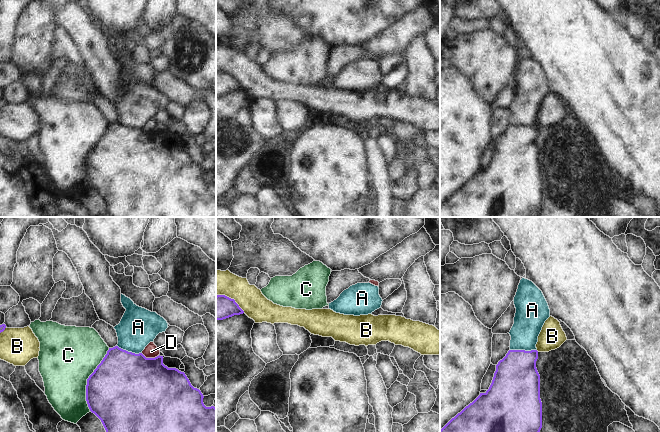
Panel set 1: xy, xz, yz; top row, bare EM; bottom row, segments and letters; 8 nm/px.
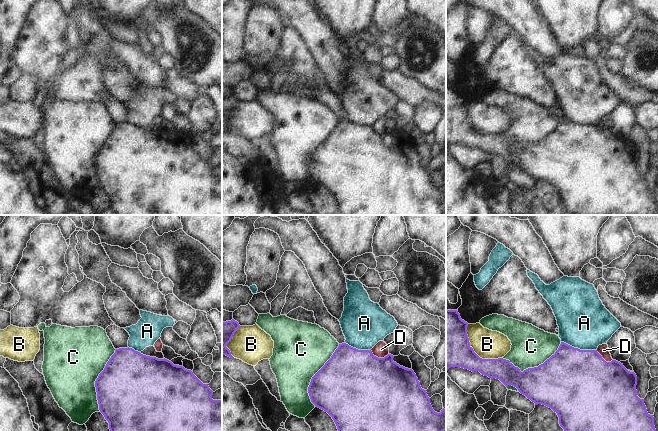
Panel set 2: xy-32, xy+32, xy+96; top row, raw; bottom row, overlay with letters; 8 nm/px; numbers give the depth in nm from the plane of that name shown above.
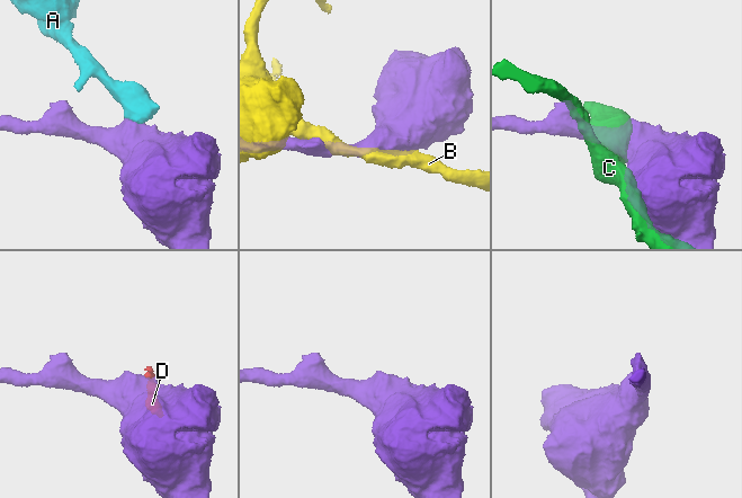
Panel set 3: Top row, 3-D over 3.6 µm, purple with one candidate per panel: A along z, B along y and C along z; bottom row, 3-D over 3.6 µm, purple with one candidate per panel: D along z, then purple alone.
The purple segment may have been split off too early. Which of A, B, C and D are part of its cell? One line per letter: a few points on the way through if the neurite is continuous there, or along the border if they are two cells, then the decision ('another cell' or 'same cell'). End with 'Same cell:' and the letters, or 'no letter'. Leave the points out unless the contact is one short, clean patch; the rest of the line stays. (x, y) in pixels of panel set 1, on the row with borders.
A: along yz (510, 349), (536, 350) | another cell
B: another cell
C: another cell
D: another cell
Same cell: no letter

